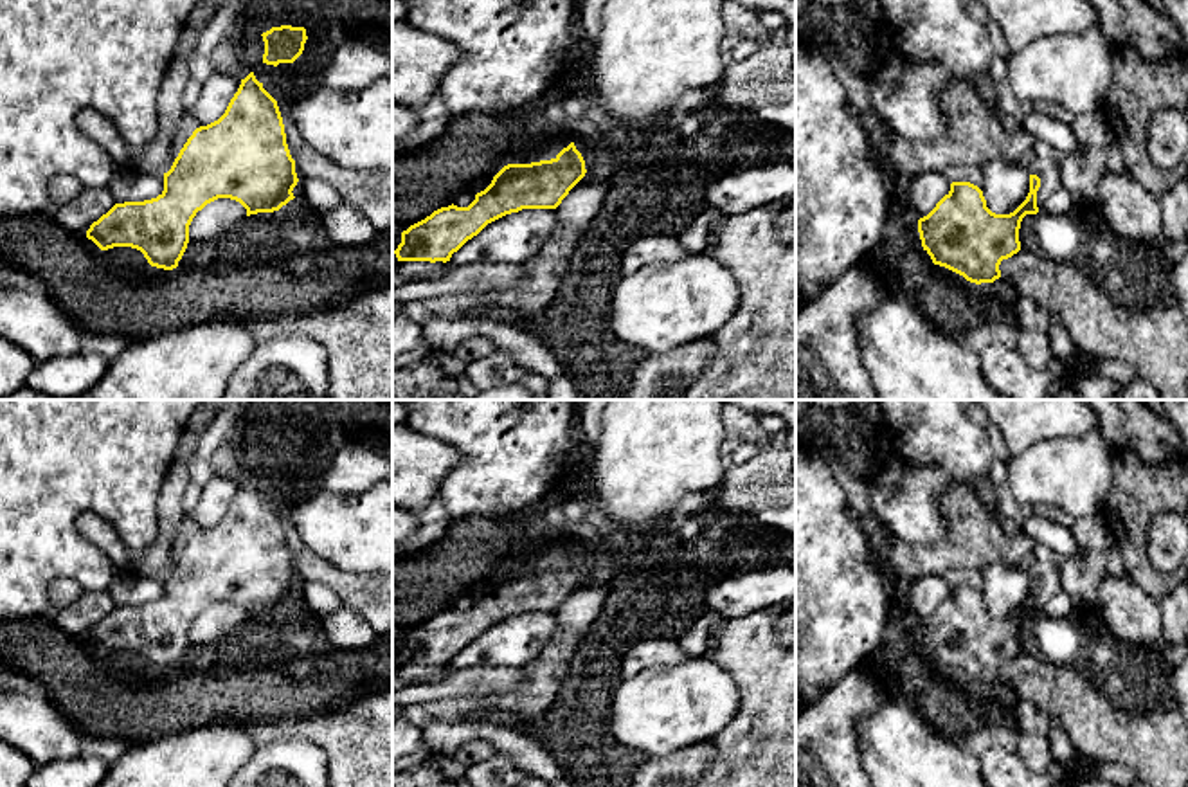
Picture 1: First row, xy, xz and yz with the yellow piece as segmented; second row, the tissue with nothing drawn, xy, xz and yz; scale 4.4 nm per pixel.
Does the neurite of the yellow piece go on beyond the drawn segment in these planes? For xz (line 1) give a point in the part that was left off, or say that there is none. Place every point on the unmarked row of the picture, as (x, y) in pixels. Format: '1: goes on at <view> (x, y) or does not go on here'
1: does not go on here

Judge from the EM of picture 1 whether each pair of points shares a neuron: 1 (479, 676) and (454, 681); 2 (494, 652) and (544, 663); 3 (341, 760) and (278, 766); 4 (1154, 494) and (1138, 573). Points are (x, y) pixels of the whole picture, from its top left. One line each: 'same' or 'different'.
1: same
2: different
3: different
4: same

